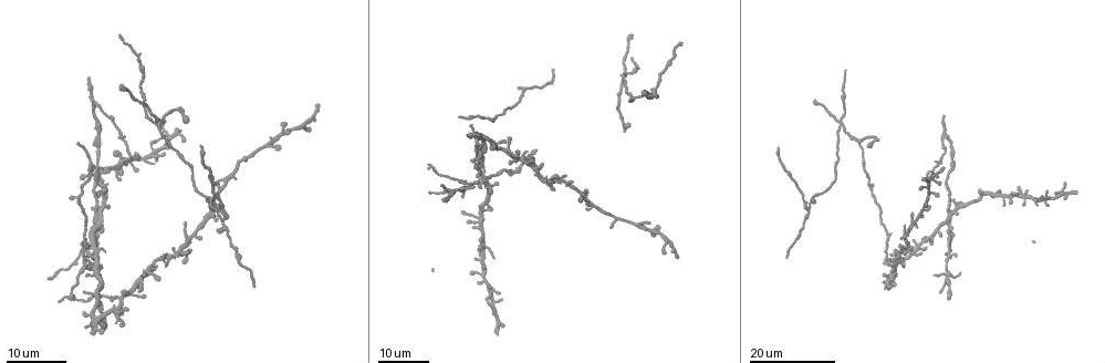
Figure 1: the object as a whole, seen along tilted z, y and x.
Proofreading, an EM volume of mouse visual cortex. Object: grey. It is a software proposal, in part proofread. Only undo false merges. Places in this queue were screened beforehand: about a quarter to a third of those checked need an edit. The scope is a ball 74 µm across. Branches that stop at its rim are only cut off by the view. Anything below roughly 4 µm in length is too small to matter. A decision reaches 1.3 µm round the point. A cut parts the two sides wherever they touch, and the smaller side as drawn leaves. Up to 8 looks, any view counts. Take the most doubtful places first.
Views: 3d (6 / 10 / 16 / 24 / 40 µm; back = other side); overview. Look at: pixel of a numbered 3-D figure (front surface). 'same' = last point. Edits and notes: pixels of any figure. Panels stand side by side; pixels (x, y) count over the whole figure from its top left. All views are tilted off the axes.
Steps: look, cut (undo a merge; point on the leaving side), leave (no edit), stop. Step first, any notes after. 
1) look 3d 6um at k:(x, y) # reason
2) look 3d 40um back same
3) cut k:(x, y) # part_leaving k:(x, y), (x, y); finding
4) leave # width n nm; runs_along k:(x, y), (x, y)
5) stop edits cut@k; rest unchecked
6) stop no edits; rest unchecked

look 3d 16um at 1:(841, 123) # four-way junction

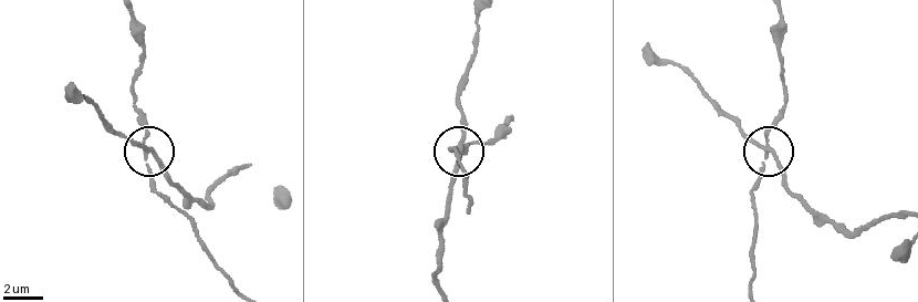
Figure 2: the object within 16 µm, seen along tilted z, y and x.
look 3d 6um at 2:(147, 151)

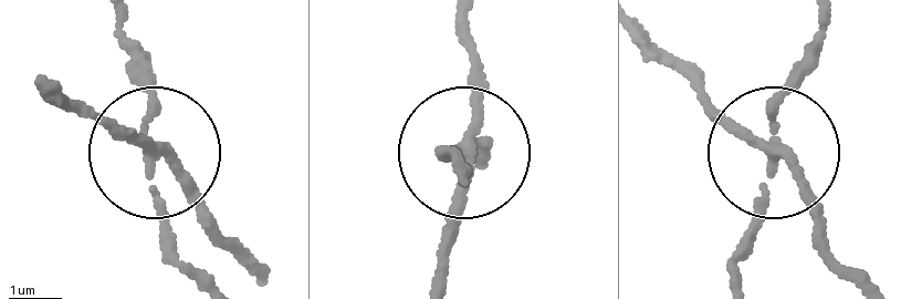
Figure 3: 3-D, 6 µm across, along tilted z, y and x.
cut 3:(197, 195) # side_arm 15 um; part_leaving 3:(156, 152), (190, 205), (253, 255); a second neuron is stuck on

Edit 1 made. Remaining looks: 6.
look 3d 16um at 1:(949, 237) # a fork

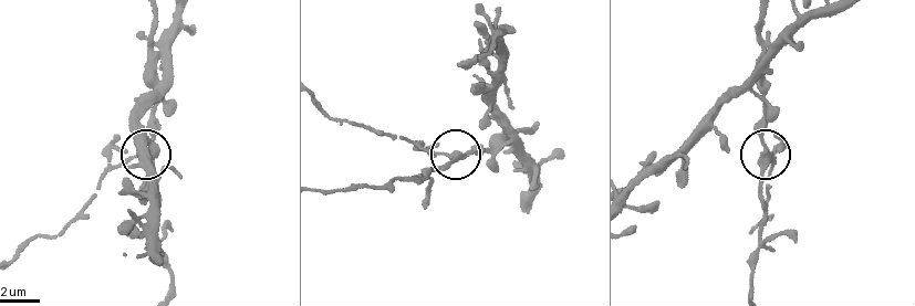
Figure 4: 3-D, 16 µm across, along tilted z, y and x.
look 3d 6um at 4:(771, 158)

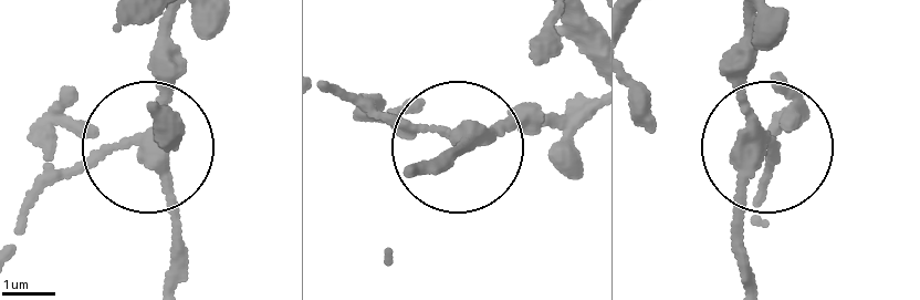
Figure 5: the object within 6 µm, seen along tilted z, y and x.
cut 5:(174, 217) # part_leaving 5:(149, 151), (173, 214), (173, 278); two neurons meet here

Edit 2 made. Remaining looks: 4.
look overview

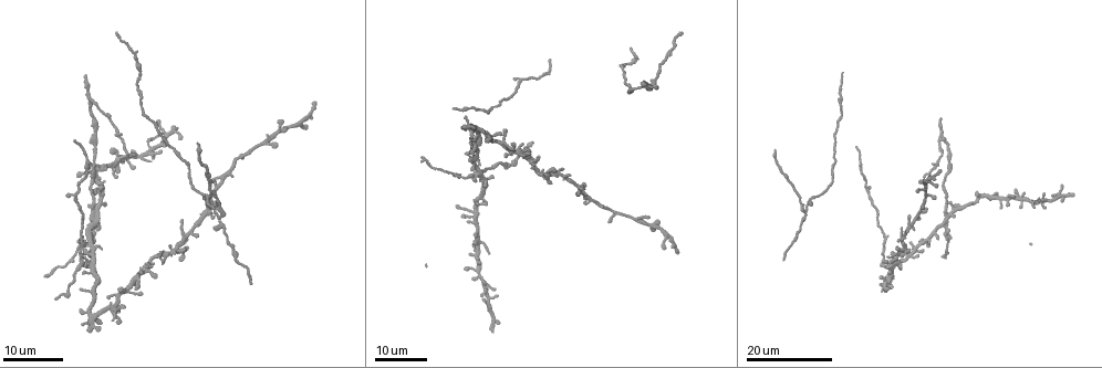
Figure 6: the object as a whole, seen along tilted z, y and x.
look 3d 16um at 6:(806, 211) # two arms in line, one across

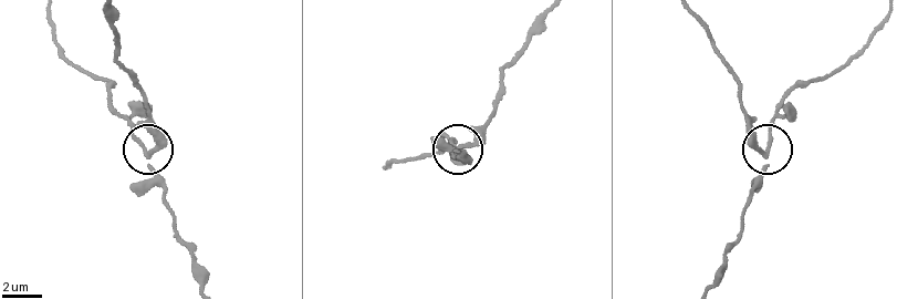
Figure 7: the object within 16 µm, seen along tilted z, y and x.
look 3d 6um at 7:(765, 154)

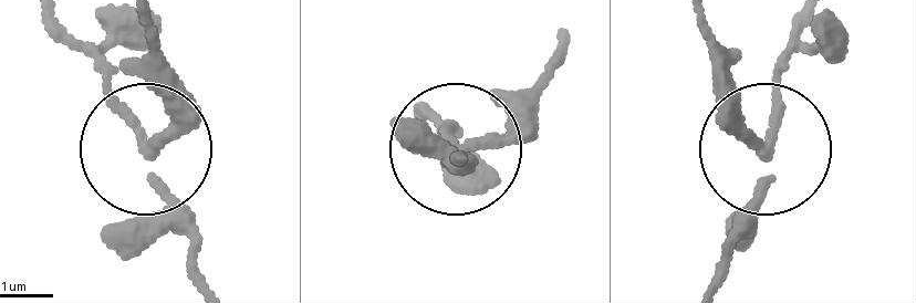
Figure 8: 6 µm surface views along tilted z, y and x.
cut 8:(147, 87) # side_arm 15 um; part_leaving 8:(149, 150), (166, 107), (144, 12); two neurons meet here

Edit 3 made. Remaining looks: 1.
stop edits cut@3, cut@5, cut@8; rest unchecked

